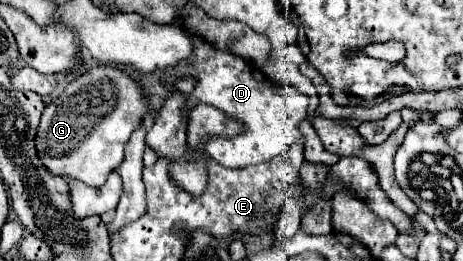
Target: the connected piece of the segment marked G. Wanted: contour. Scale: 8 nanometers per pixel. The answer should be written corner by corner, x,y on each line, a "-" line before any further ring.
97,64
67,82
65,90
45,108
35,136
37,154
53,174
99,188
109,172
123,162
123,148
147,112
149,96
139,80
133,80
119,66

